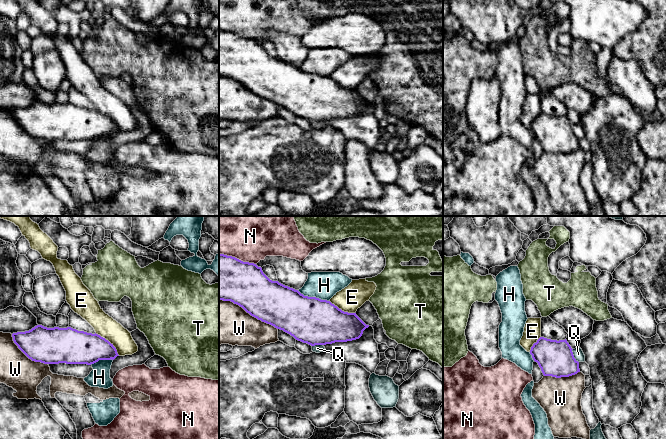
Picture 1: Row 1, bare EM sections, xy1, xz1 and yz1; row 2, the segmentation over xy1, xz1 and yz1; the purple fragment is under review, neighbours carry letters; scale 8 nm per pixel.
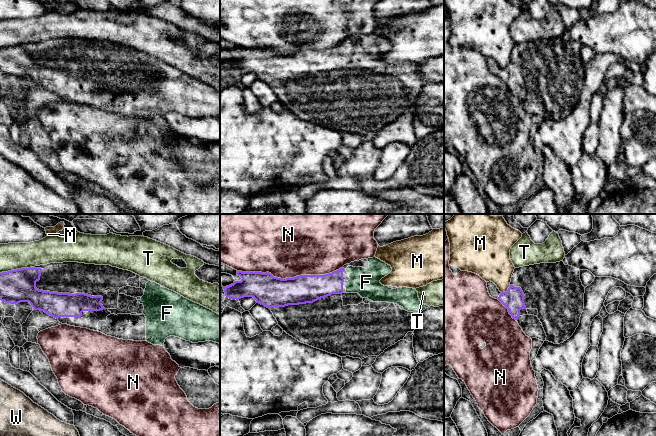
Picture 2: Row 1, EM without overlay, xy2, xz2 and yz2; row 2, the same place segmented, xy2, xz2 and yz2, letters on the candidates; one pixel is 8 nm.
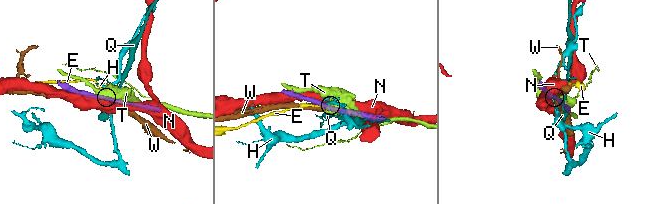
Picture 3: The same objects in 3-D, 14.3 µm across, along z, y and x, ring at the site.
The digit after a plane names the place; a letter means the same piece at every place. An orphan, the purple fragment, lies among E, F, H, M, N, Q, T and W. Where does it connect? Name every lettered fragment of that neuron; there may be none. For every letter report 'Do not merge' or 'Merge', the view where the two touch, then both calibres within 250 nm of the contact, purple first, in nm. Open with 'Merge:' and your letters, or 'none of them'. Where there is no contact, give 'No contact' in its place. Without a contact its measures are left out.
Merge: F
E: Do not merge. Touches purple in xy1. Thickness 260 nm (purple) against 170 nm
F: Merge. Touches purple in xz2. Thickness 200 nm (purple) against 220 nm
H: Do not merge. Touches purple in xz1. Thickness 380 nm (purple) against 220 nm
M: Do not merge. Touches purple in yz2. Thickness 180 nm (purple) against 280 nm
N: Do not merge. Touches purple in xz2. Thickness 240 nm (purple) against 480 nm
Q: Do not merge. Touches purple in yz1. Thickness 280 nm (purple) against 80 nm
T: Do not merge. Touches purple in xy2. Thickness 260 nm (purple) against 220 nm
W: Do not merge. Touches purple in xz1. Thickness 340 nm (purple) against 360 nm

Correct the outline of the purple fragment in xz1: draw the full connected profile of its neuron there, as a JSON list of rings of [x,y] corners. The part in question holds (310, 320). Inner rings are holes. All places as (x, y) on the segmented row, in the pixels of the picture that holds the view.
[[[219,254],[219,300],[231,301],[251,316],[311,346],[359,339],[369,327],[356,313],[339,309],[330,301],[308,297],[298,290],[270,280],[254,263]]]

